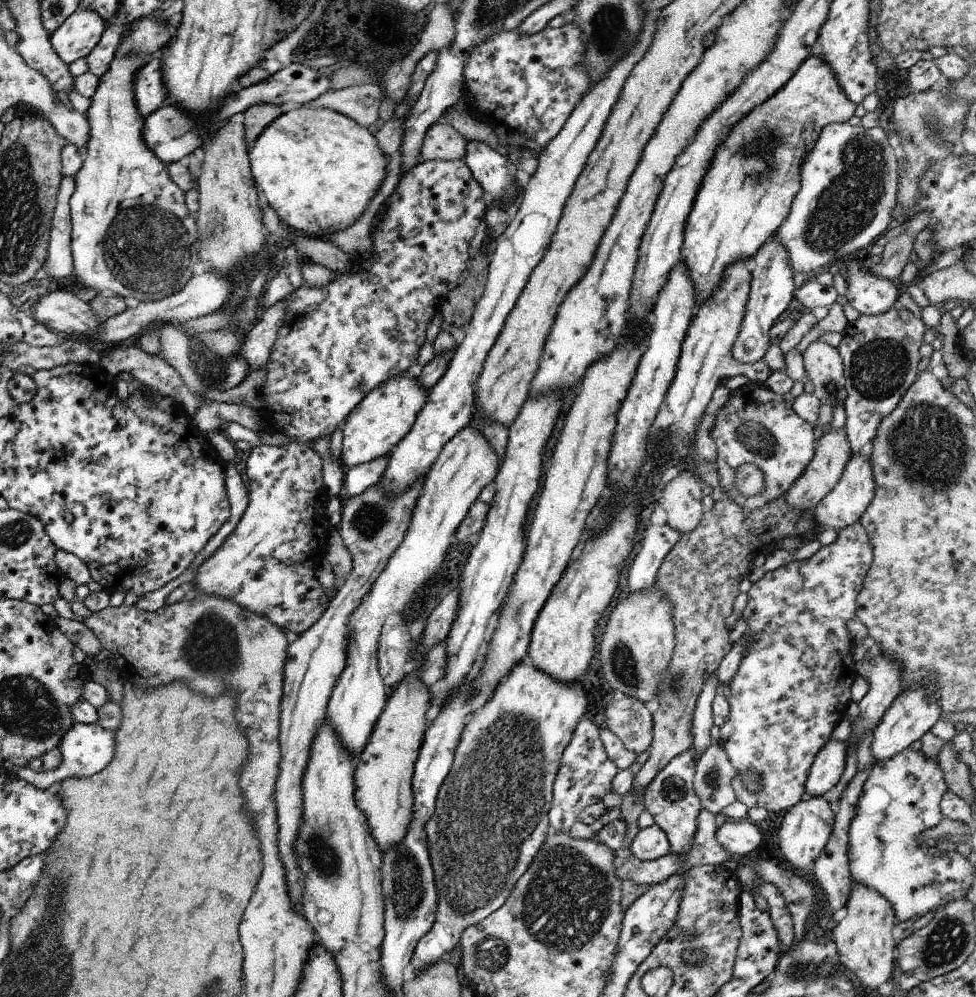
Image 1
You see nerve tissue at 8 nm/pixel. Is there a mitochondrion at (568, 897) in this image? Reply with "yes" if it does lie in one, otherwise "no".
yes

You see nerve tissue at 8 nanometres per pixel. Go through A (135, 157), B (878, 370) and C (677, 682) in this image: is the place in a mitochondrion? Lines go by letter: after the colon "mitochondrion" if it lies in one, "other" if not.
A: other
B: mitochondrion
C: mitochondrion

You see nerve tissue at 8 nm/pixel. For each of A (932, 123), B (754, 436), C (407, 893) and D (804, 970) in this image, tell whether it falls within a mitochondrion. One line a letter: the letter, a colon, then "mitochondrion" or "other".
A: mitochondrion
B: mitochondrion
C: mitochondrion
D: mitochondrion

